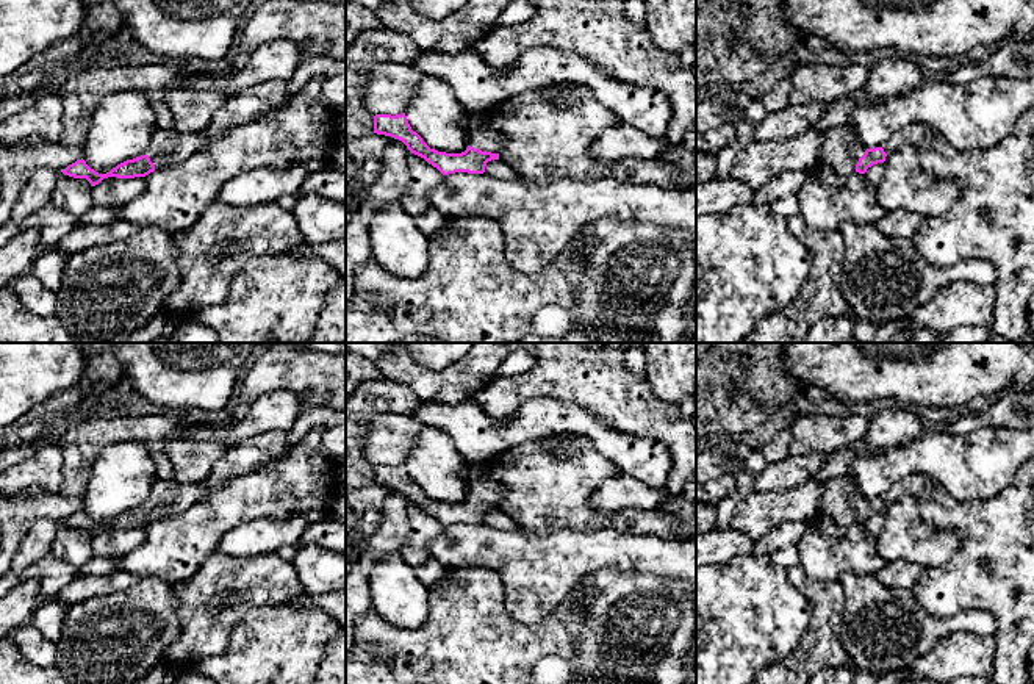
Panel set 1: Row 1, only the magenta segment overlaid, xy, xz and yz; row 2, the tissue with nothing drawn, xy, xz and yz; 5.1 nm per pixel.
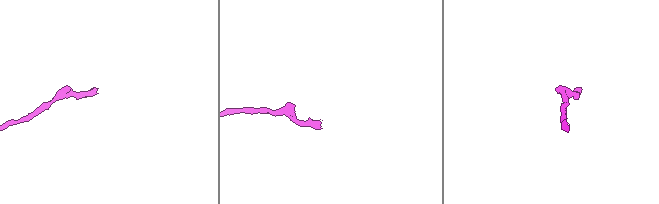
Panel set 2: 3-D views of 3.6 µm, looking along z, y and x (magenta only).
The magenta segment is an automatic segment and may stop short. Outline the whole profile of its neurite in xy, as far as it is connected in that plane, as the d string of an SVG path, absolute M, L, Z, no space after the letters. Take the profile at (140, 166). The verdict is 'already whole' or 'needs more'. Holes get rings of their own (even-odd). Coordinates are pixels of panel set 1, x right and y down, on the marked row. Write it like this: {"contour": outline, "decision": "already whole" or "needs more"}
{"contour": "M156 128L153 138L144 153L133 160L127 160L106 174L99 174L91 169L86 161L77 160L69 164L61 172L74 178L86 178L91 186L99 185L103 178L117 177L117 178L135 178L145 177L155 169L169 166L172 163L180 163L189 158L192 153L208 147L214 139L225 136L227 133L203 139L199 133L180 133L174 128Z", "decision": "needs more"}

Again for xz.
{"contour": "M405 113L396 116L375 114L374 133L402 141L411 153L424 158L443 175L455 172L483 174L488 161L499 160L499 150L505 144L505 138L491 127L483 114L472 114L469 144L461 153L446 153L430 149L411 130Z", "decision": "needs more"}

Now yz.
{"contour": "M834 127L823 133L820 163L838 175L865 174L868 167L885 161L882 147L865 149L848 127Z", "decision": "needs more"}

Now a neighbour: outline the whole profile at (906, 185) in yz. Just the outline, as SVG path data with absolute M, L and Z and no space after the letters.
M903 146L885 157L876 197L887 213L906 210L940 216L956 203L960 191L960 182L943 182L923 169L918 147Z

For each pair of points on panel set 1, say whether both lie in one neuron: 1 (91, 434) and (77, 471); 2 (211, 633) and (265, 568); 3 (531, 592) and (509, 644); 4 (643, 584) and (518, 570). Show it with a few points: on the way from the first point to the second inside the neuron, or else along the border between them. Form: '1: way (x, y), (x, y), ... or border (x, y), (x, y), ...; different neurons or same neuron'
1: way (82, 443), (77, 462); same neuron
2: way (229, 615), (238, 606), (249, 601), (252, 586); same neuron
3: border (504, 586), (513, 619), (537, 623), (552, 614); different neurons
4: border (621, 570), (598, 570), (585, 576), (576, 587); different neurons

